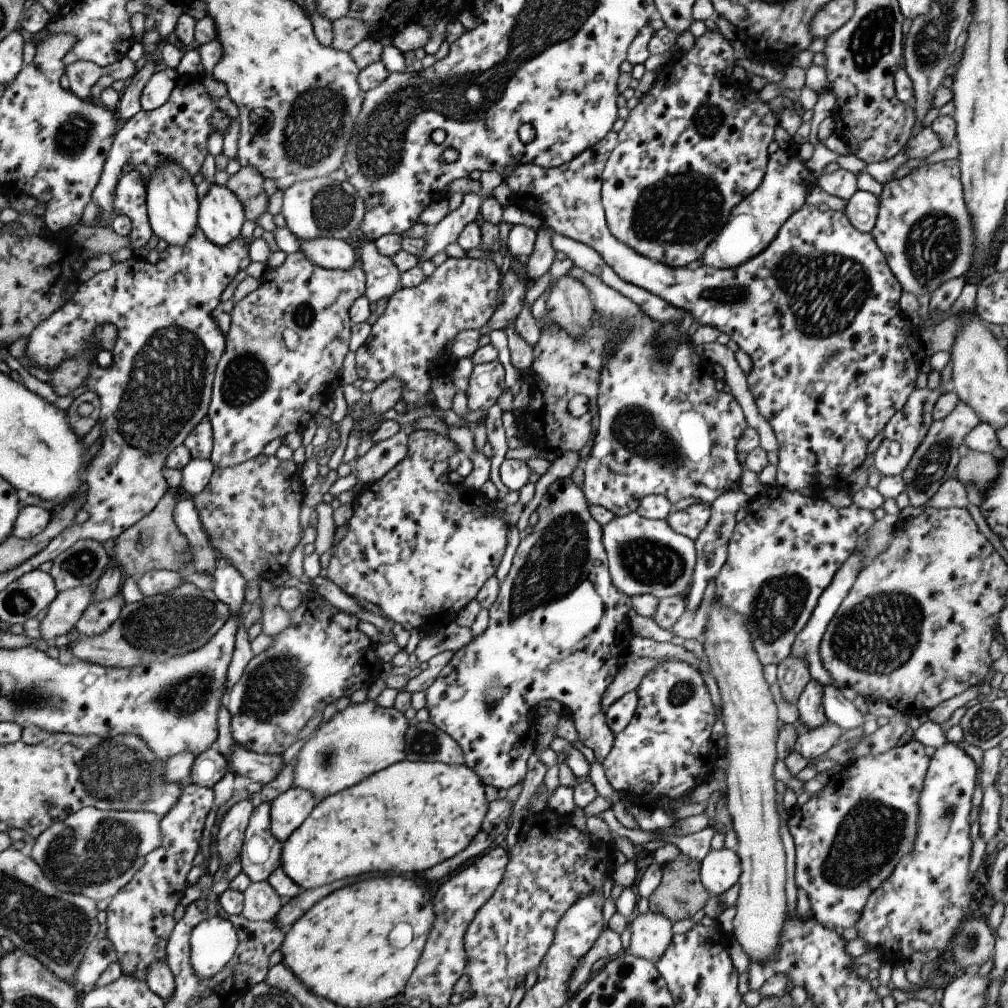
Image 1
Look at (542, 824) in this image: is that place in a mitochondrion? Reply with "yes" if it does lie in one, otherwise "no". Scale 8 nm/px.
no

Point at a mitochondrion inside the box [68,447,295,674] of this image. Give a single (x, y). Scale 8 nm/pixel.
(175, 623)

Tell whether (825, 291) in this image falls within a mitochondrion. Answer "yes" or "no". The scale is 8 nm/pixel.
yes

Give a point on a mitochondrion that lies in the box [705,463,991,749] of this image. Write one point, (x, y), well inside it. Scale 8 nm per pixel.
(879, 634)

